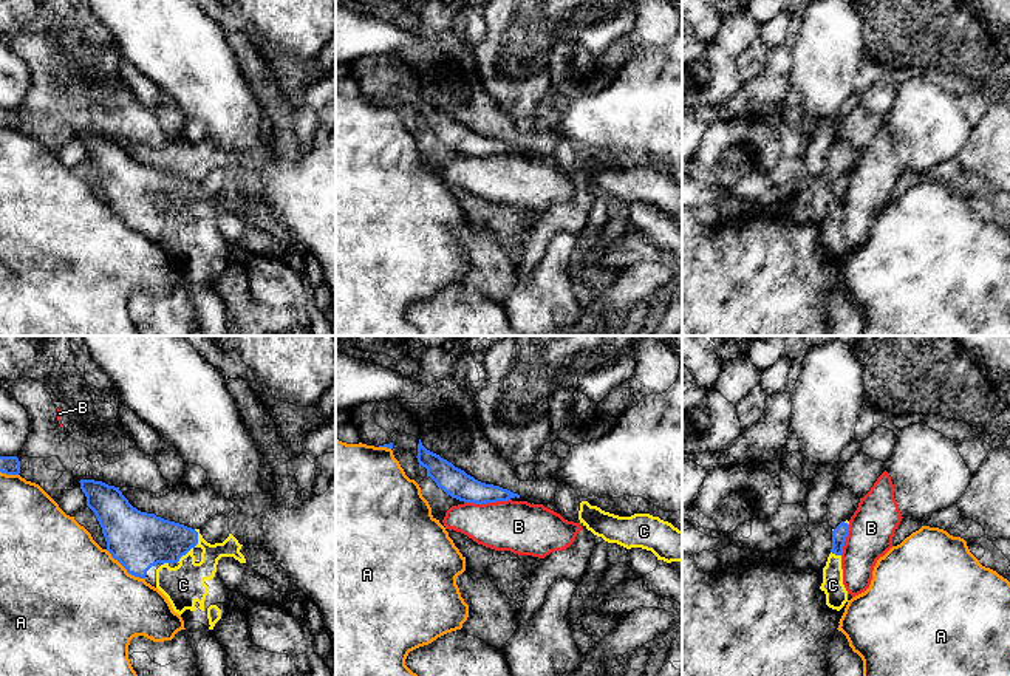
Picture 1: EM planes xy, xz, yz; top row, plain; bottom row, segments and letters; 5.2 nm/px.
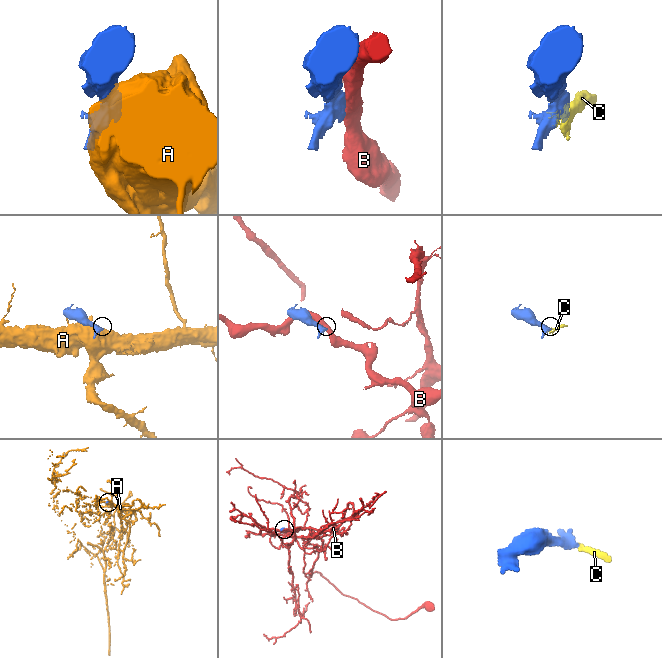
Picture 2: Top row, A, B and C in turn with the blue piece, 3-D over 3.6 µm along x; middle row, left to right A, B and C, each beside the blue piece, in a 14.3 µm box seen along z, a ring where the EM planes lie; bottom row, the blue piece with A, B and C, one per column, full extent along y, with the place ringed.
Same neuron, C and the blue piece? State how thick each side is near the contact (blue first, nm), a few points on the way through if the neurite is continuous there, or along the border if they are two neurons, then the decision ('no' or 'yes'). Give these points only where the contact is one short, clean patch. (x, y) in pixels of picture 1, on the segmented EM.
260/220 nm | yes

